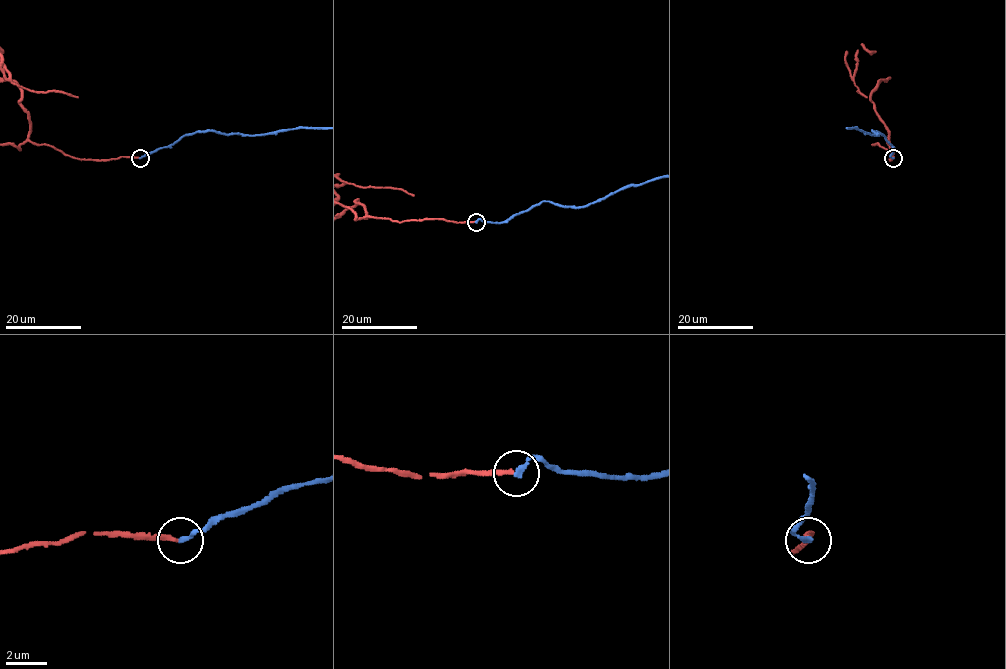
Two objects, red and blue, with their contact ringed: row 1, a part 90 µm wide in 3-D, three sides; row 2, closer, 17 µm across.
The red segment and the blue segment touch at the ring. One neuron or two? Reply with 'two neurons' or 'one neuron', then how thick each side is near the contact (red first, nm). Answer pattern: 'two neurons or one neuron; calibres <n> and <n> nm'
one neuron; calibres 200 and 260 nm

